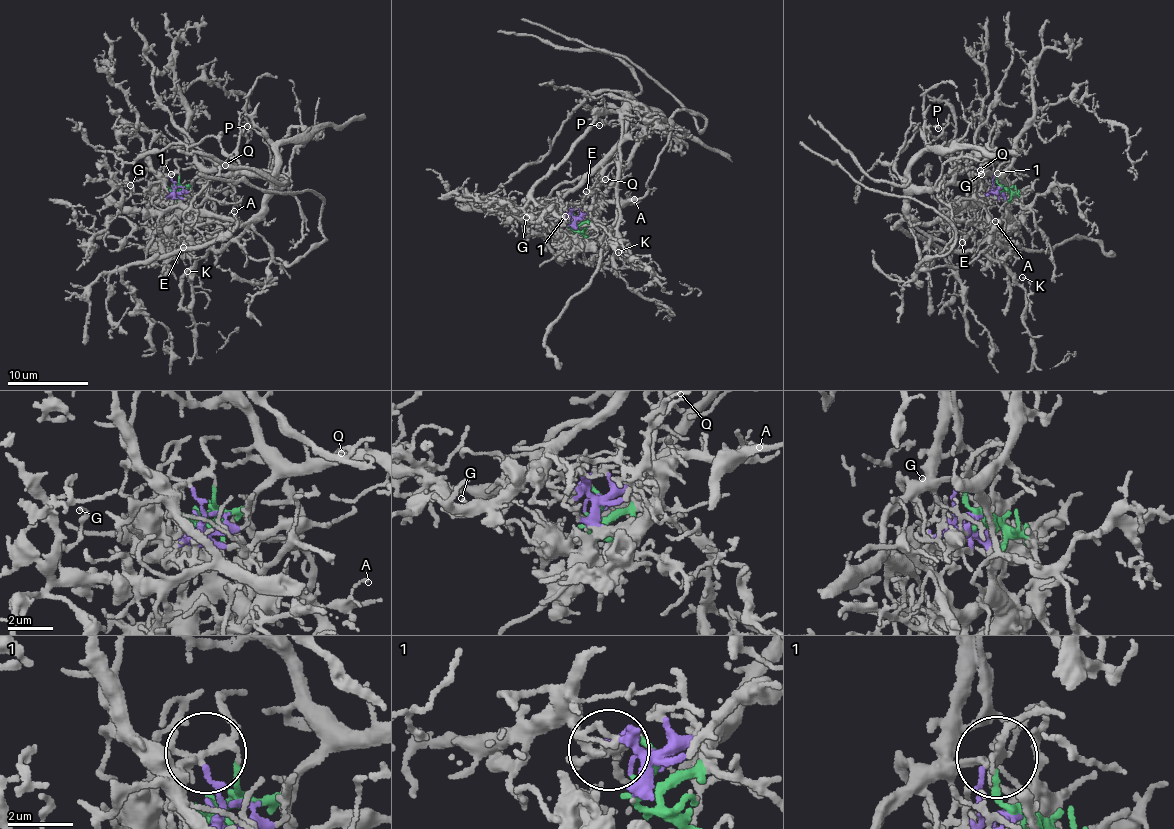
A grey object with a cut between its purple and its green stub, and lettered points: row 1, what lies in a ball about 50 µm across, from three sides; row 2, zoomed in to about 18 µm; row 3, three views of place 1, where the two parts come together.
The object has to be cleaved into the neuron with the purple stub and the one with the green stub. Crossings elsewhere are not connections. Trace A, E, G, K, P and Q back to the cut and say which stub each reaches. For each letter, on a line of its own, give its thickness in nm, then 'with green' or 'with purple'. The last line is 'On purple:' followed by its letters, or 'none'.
A: calibre 120 nm; with purple
E: calibre 130 nm; with purple
G: calibre 130 nm; with green
K: calibre 120 nm; with green
P: calibre 140 nm; with green
Q: calibre 120 nm; with green
On purple: A, E

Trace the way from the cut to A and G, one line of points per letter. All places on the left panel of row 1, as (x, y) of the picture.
A: (171, 187), (202, 213), (218, 219), (234, 212)
G: (173, 187), (180, 183), (176, 174), (144, 191), (146, 207), (128, 209), (123, 203), (130, 185)

